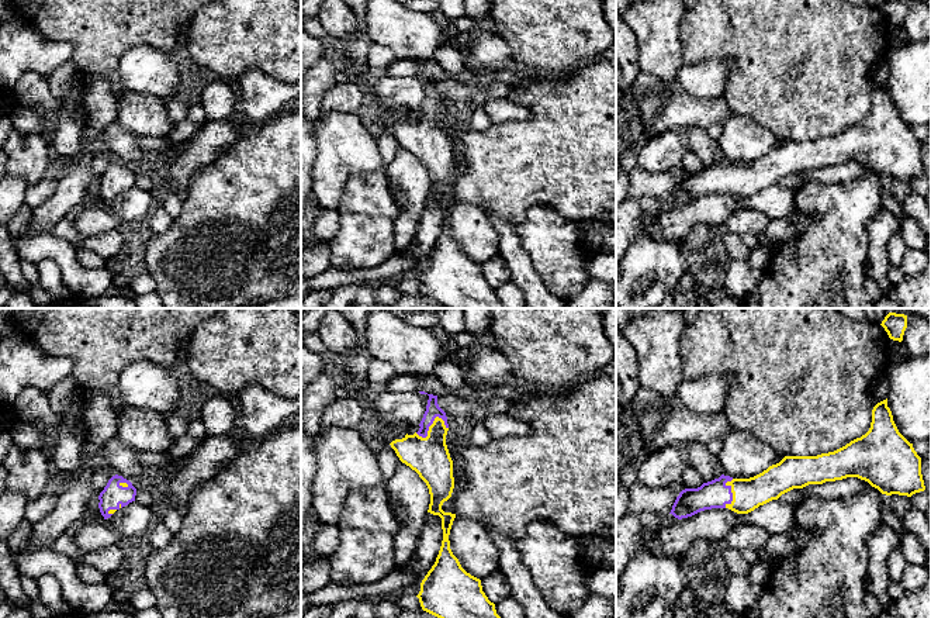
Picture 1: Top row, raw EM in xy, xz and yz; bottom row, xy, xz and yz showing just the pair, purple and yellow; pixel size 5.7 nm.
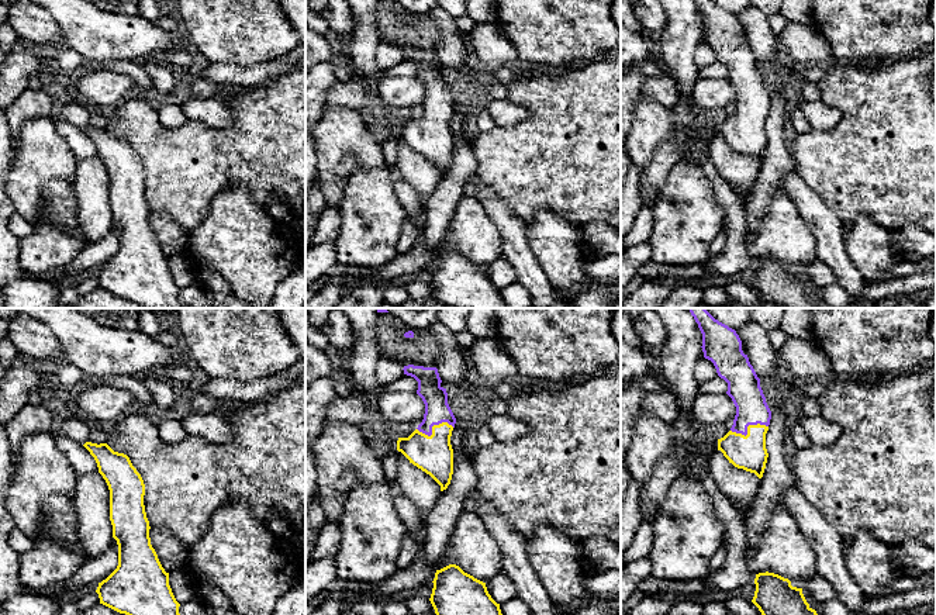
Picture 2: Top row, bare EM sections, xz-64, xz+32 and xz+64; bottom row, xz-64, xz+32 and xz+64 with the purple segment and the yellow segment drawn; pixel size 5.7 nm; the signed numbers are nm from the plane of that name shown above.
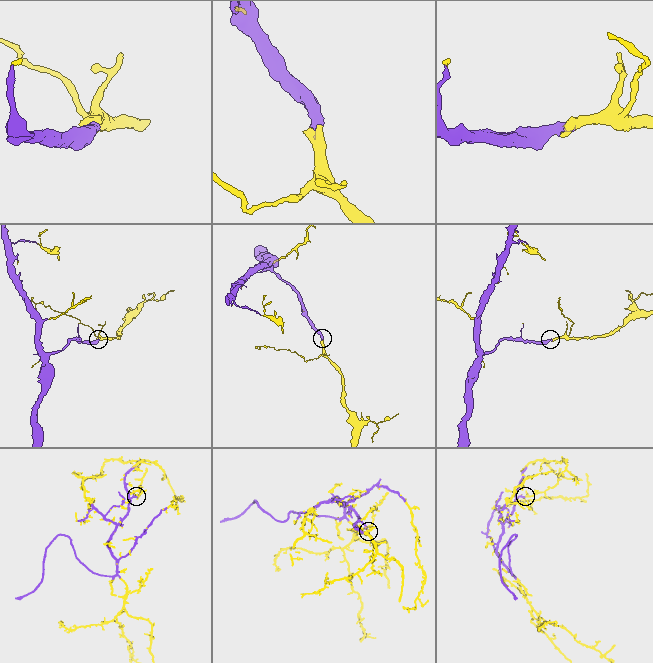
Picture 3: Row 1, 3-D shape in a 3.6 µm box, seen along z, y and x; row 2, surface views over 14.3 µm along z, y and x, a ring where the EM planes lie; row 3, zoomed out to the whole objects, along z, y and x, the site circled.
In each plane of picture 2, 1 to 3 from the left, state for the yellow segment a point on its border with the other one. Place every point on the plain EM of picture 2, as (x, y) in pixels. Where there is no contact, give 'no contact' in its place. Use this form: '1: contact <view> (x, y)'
1: no contact
2: contact xz+32 (432, 110)
3: contact xz+64 (746, 113)

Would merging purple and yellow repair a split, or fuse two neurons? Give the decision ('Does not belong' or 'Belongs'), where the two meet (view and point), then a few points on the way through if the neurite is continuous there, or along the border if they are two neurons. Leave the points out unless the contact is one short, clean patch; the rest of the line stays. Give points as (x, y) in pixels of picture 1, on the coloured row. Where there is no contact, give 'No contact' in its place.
Belongs. Touches purple at xz (431, 424)

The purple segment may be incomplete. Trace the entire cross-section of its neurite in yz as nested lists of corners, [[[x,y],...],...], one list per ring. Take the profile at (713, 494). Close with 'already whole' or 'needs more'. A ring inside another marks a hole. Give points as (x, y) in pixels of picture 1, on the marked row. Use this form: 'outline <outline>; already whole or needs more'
outline [[[887,398],[873,407],[869,431],[845,446],[817,456],[785,456],[779,463],[750,479],[733,479],[721,474],[719,479],[703,483],[698,488],[682,490],[669,514],[678,519],[712,508],[728,508],[737,514],[748,514],[759,505],[778,500],[793,488],[847,477],[865,480],[886,496],[899,494],[911,497],[925,490],[921,474],[921,458],[914,450],[913,443],[899,432],[892,411],[887,407]]]; needs more

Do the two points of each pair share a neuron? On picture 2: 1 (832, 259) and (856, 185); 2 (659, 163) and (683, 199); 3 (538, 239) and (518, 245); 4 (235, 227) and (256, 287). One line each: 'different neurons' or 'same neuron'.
1: different neurons
2: different neurons
3: different neurons
4: same neuron

